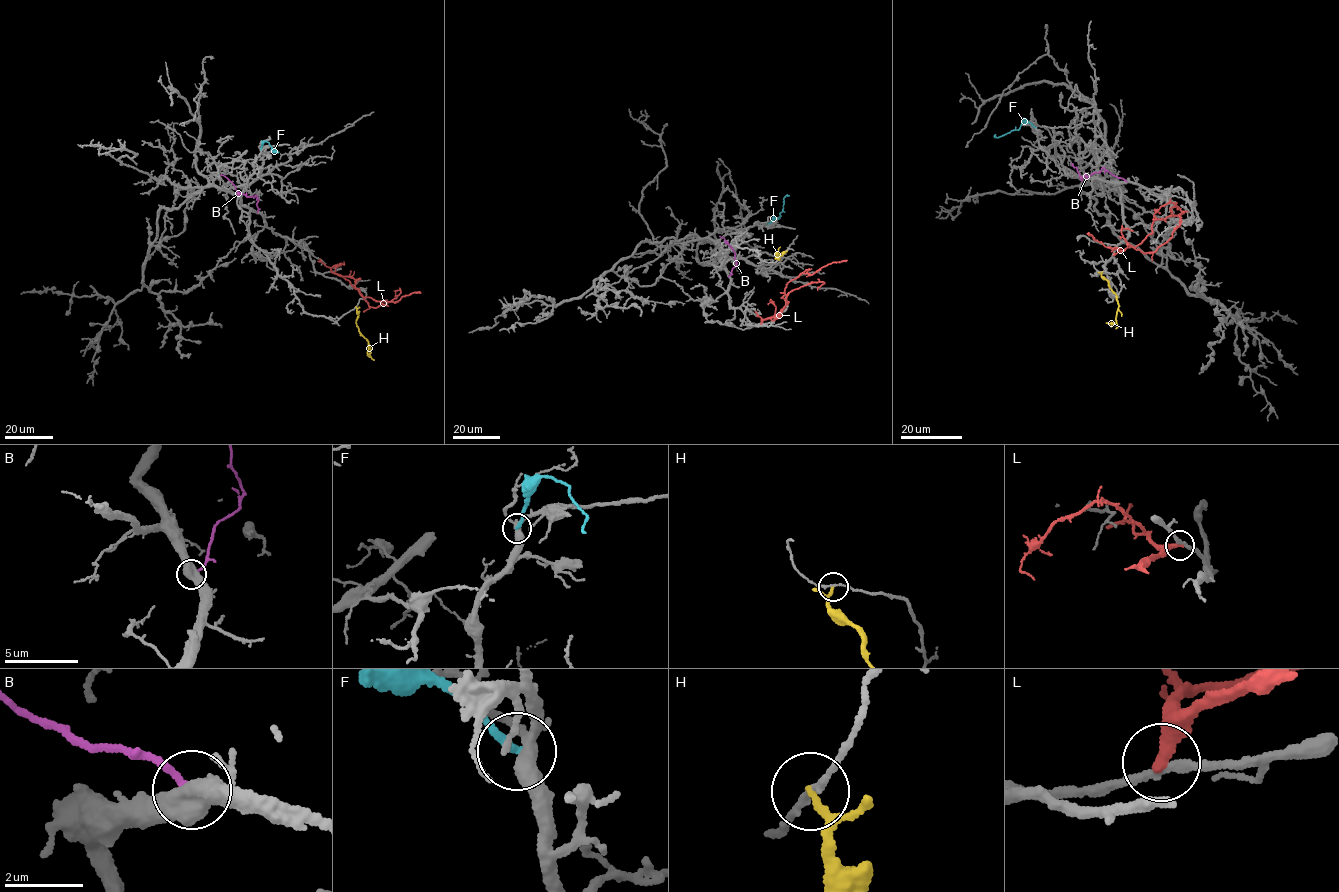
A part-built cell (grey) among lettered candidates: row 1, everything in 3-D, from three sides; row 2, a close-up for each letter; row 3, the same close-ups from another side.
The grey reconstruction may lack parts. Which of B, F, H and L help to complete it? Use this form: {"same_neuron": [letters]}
{"same_neuron": []}

